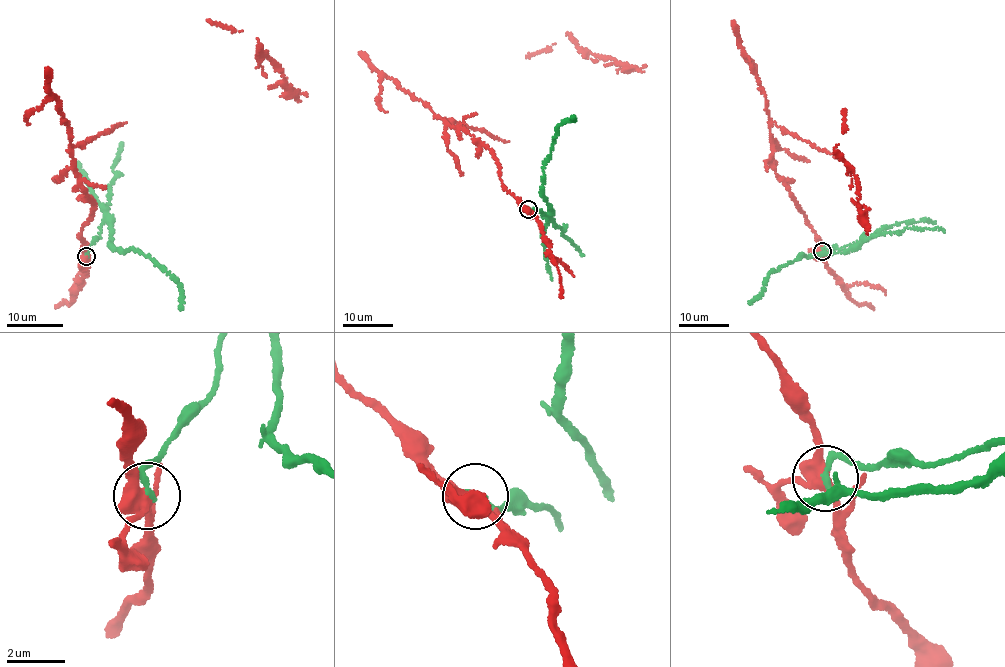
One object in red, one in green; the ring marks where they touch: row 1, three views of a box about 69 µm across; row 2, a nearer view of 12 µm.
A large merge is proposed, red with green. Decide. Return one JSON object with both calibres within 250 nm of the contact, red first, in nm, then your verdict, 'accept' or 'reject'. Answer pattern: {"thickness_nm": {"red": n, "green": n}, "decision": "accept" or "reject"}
{"thickness_nm": {"red": 360, "green": 240}, "decision": "reject"}

